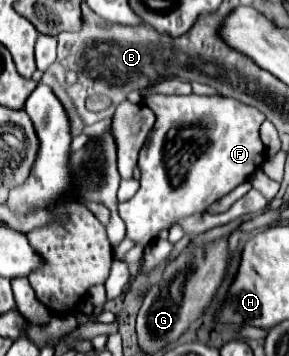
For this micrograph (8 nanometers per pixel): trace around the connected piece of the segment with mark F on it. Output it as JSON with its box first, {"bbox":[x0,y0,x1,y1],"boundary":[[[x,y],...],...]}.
{"bbox":[118,93,266,247],"boundary":[[[150,93],[150,95],[144,95],[144,105],[148,105],[154,111],[156,123],[154,123],[154,129],[150,131],[150,135],[148,135],[148,139],[146,139],[146,143],[144,143],[144,147],[140,151],[140,159],[138,159],[138,167],[140,167],[140,173],[142,173],[140,175],[140,189],[136,191],[136,195],[130,201],[118,205],[118,213],[122,217],[122,221],[126,223],[126,237],[132,239],[138,247],[146,247],[148,243],[152,243],[162,229],[170,229],[176,221],[180,221],[184,217],[190,217],[194,213],[204,213],[212,203],[216,203],[220,197],[224,197],[234,187],[238,187],[240,183],[244,183],[262,165],[262,161],[266,157],[264,143],[262,143],[260,131],[258,131],[260,125],[262,125],[262,121],[266,119],[264,113],[260,113],[258,109],[254,109],[250,105],[244,105],[244,103],[240,103],[236,99],[228,99],[228,97],[220,97],[220,95],[216,95],[216,97],[204,97],[204,95],[194,95],[194,93],[192,95],[160,95],[160,93]]]}

